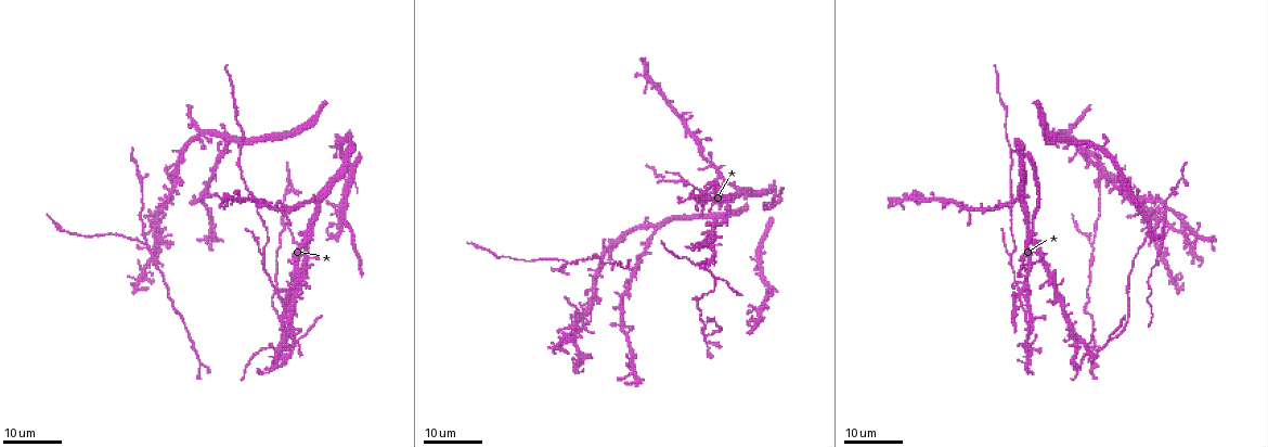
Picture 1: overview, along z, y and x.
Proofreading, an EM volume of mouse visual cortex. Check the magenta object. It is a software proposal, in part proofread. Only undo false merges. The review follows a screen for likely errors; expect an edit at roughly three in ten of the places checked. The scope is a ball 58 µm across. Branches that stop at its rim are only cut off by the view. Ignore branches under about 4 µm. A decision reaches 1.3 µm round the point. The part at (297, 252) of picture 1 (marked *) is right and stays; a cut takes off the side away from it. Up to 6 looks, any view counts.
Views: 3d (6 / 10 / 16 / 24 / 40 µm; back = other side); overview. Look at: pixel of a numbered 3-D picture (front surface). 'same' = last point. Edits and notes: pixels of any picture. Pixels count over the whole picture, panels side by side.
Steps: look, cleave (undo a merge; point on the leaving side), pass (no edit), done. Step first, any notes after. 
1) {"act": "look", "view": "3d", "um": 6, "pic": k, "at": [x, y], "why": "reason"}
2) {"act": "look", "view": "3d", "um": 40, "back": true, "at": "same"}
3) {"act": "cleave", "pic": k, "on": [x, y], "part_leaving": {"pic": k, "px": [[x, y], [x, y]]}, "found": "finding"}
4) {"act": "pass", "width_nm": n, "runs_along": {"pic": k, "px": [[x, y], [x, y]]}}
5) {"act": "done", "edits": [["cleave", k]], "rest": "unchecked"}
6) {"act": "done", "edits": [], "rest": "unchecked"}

{"act": "look", "view": "3d", "um": 24, "pic": 1, "at": [264, 253], "why": "three arms meet"}

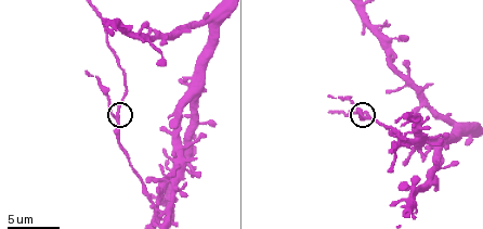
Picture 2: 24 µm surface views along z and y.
{"act": "look", "view": "3d", "um": 10, "pic": 2, "at": [115, 118], "why": "closer look"}

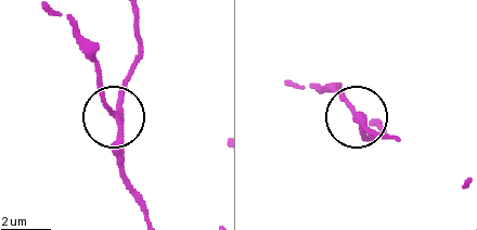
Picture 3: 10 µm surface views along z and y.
{"act": "pass", "arms": 3, "found": "continuous, no second neuron"}

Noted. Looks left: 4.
{"act": "look", "view": "3d", "um": 24, "pic": 1, "at": [199, 131], "why": "three arms meet"}

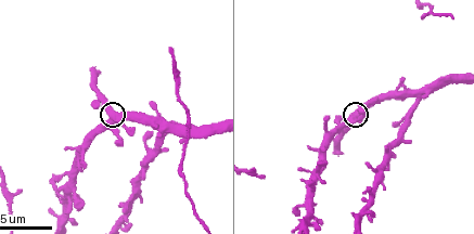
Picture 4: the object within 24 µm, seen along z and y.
{"act": "look", "view": "3d", "um": 6, "pic": 4, "at": [111, 117], "why": "closer look"}

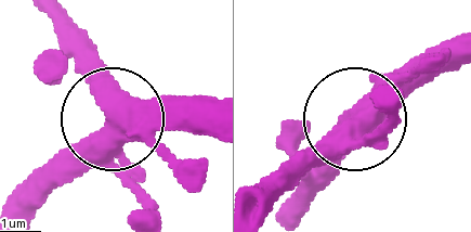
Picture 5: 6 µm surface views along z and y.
{"act": "pass", "arms": 3, "found": "one neuron here"}

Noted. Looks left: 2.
{"act": "look", "view": "3d", "um": 16, "pic": 1, "at": [1166, 212], "why": "small branch off a trunk"}

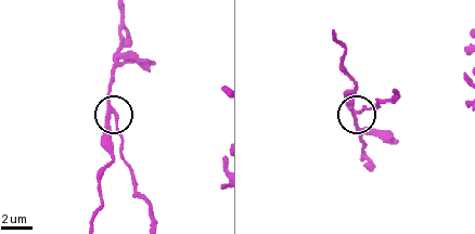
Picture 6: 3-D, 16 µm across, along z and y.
{"act": "look", "view": "3d", "um": 10, "pic": 6, "at": [360, 114]}

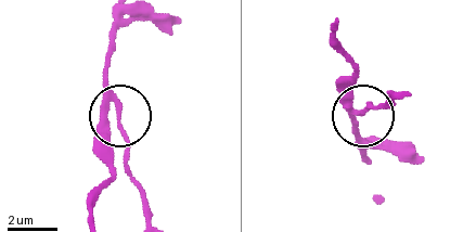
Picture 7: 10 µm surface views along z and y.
{"act": "cleave", "pic": 7, "on": [125, 131], "width_nm": 200, "part_leaving": {"pic": 7, "px": [[114, 101], [126, 167], [145, 217]]}, "found": "two neurons meet here"}

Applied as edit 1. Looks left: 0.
{"act": "done", "edits": [["cleave", 7]], "rest": "unchecked"}

